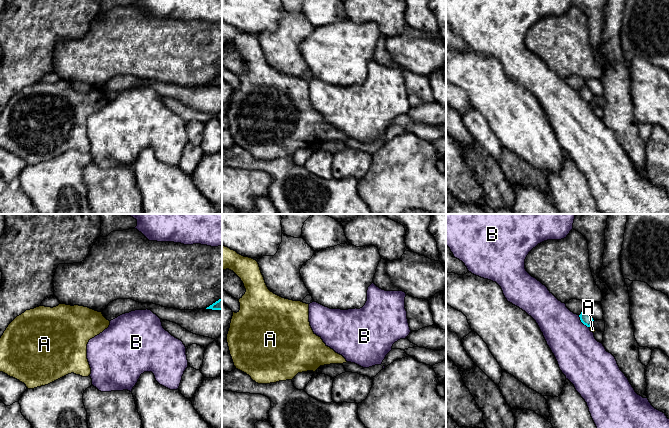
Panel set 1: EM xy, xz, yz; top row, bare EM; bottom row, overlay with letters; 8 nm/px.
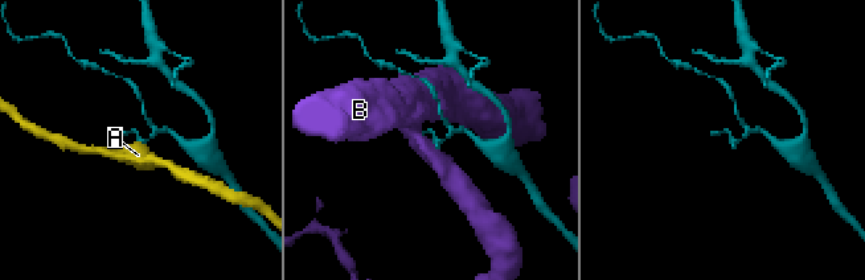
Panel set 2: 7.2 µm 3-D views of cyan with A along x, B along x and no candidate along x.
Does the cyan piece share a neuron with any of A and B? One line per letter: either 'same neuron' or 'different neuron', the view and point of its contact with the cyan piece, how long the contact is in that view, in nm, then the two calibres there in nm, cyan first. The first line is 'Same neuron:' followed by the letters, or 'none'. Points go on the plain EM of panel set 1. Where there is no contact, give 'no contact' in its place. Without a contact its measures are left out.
Same neuron: none
A: different neuron; meets cyan in yz at (590, 101); contact 40 nm long; 90 nm thick on the cyan side, 50 nm on the other
B: different neuron; meets cyan in yz at (582, 98); contact 130 nm long; 90 nm thick on the cyan side, 360 nm on the other

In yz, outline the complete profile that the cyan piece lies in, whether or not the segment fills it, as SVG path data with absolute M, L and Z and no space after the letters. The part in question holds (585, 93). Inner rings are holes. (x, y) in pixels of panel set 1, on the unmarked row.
M585 85L579 91L581 98L587 103L593 102L593 94L591 90Z

